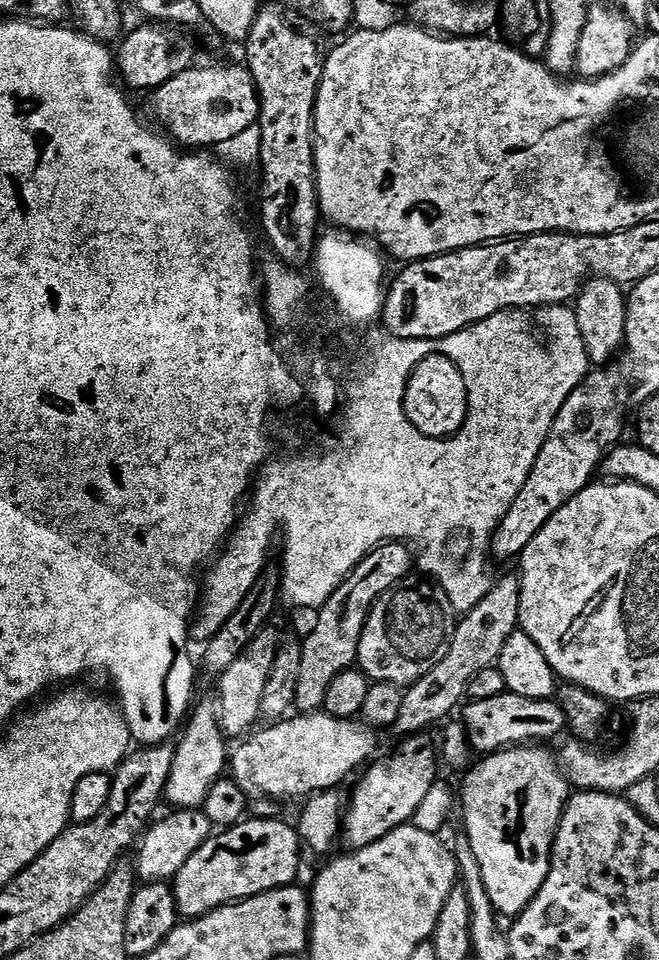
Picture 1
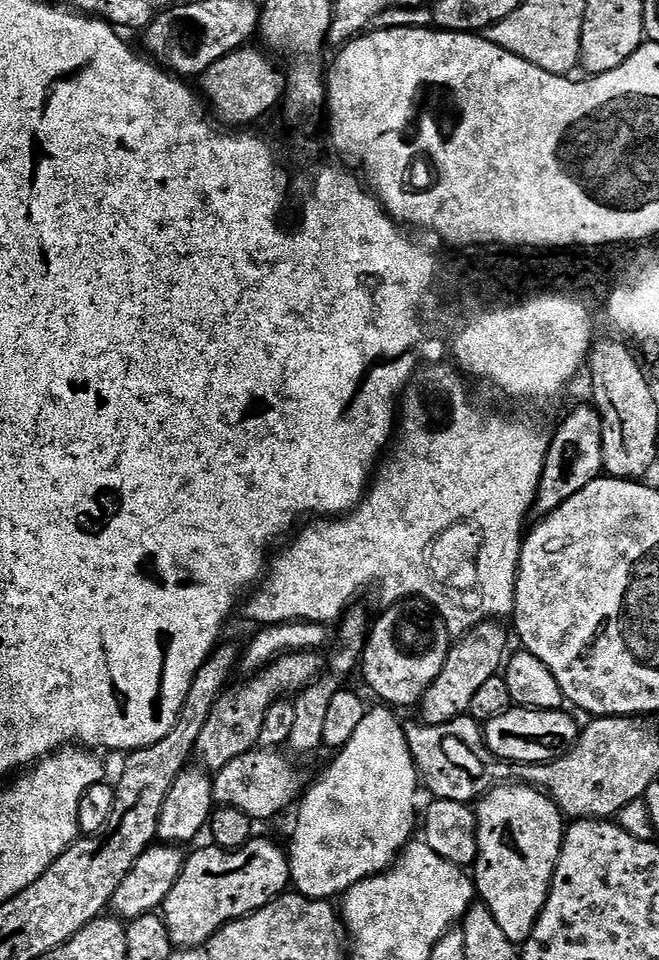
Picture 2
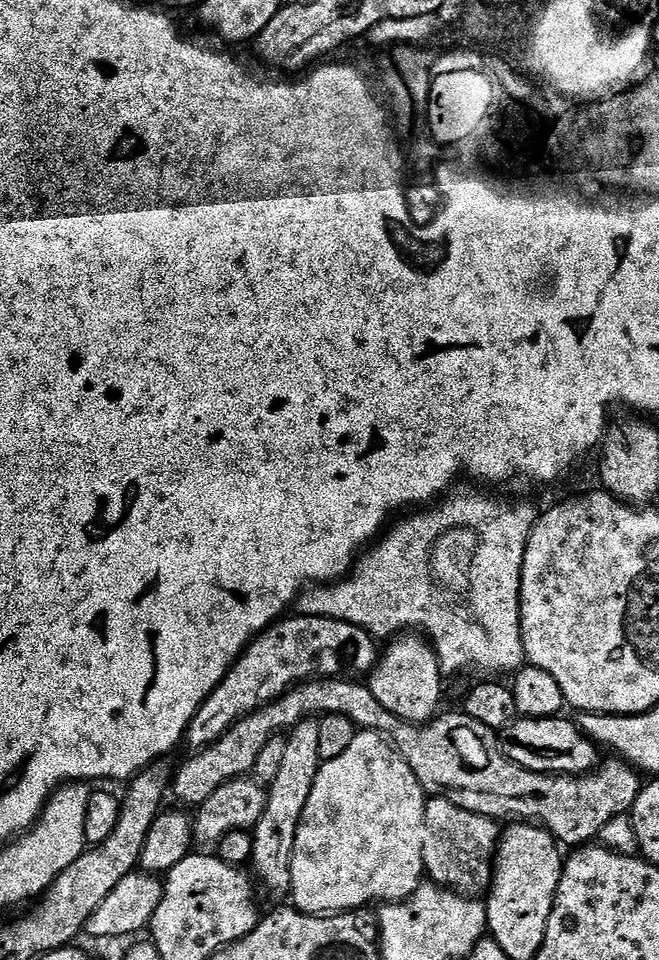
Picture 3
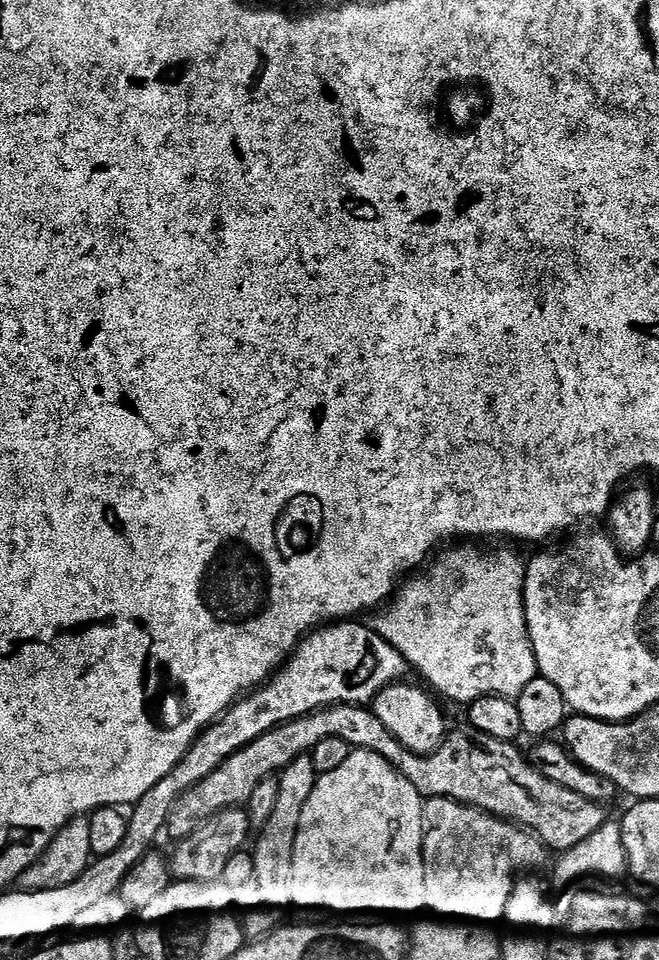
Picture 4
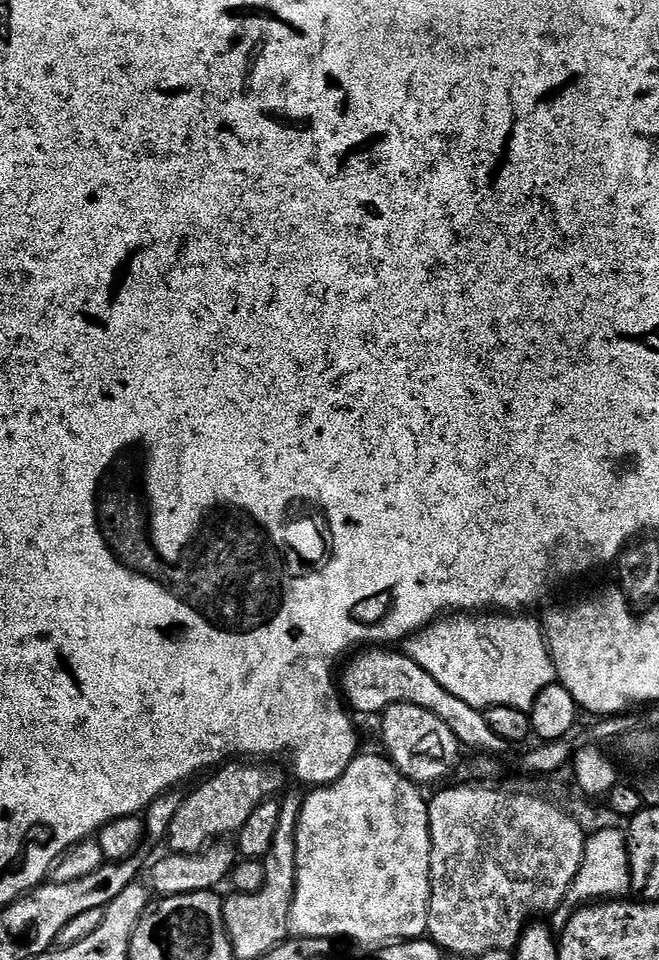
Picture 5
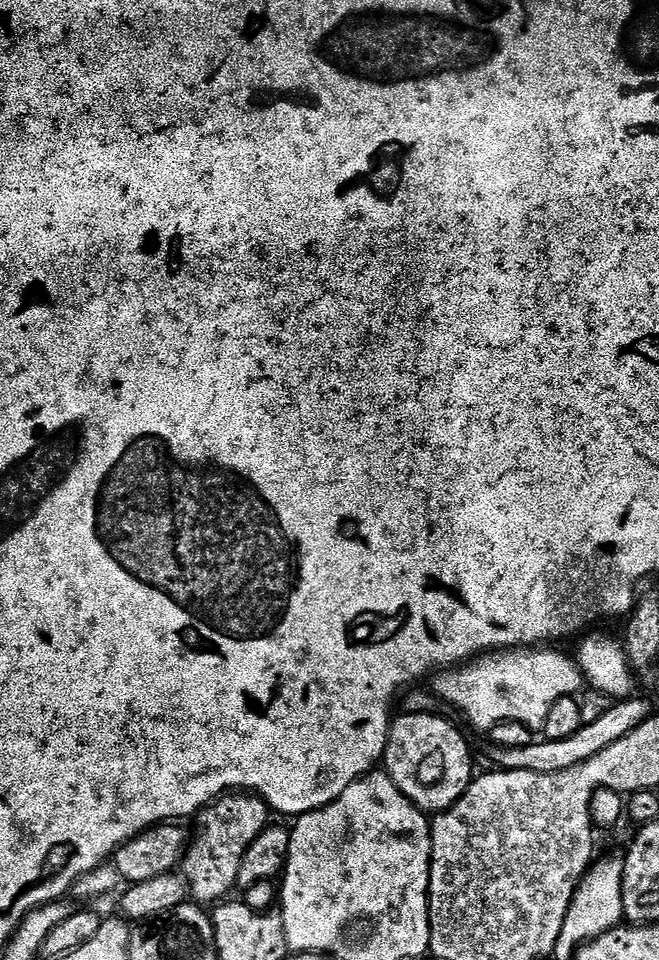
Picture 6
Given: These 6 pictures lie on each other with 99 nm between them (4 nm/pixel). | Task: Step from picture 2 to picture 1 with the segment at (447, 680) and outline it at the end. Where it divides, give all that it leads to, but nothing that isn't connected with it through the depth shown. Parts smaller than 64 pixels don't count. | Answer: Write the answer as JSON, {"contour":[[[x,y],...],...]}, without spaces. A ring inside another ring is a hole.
{"contour":[[[515,575],[504,576],[495,581],[486,598],[474,606],[474,610],[463,613],[459,617],[456,629],[450,642],[450,650],[446,650],[446,658],[434,666],[413,684],[407,685],[402,698],[402,710],[398,710],[398,718],[394,725],[401,737],[423,733],[431,724],[439,720],[447,721],[452,711],[465,703],[470,686],[470,678],[481,670],[493,667],[502,654],[502,646],[506,646],[506,638],[518,630],[520,622],[520,581]]]}

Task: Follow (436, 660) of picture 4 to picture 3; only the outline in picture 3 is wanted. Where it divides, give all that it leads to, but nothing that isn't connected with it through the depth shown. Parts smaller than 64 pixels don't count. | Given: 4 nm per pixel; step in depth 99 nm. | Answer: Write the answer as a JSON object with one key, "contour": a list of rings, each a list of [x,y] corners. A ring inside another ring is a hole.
{"contour":[[[455,492],[445,495],[439,502],[433,503],[423,510],[416,510],[408,514],[413,514],[413,516],[405,515],[400,518],[405,518],[405,520],[397,519],[395,521],[397,524],[394,525],[395,523],[393,523],[357,559],[349,575],[335,582],[329,582],[323,586],[316,586],[305,591],[298,601],[299,615],[325,616],[335,620],[345,620],[354,626],[366,629],[376,638],[381,638],[380,636],[392,638],[397,634],[407,633],[409,630],[419,630],[430,637],[430,643],[436,649],[436,656],[440,660],[441,673],[445,677],[452,676],[455,672],[468,671],[484,672],[480,674],[500,674],[496,672],[512,674],[525,667],[524,639],[522,638],[522,626],[520,625],[520,583],[522,582],[522,562],[526,558],[526,546],[530,542],[530,534],[536,525],[538,511],[536,512],[536,508],[532,504],[511,504],[508,500],[499,500],[496,496],[487,496],[484,492]]]}

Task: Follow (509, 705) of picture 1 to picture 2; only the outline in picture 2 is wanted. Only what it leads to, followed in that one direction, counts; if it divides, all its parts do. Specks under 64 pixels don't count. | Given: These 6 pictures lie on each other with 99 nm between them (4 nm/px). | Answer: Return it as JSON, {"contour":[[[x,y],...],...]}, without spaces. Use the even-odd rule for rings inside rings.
{"contour":[[[513,706],[486,721],[483,725],[484,741],[499,760],[509,765],[551,764],[561,756],[568,755],[580,739],[581,725],[579,723],[576,725],[576,720],[571,714],[573,715],[571,711],[559,708],[542,710]]]}

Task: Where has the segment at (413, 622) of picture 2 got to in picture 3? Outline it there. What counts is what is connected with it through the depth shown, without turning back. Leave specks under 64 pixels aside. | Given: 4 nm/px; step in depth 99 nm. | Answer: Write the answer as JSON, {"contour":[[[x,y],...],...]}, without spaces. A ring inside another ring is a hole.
{"contour":[[[400,634],[389,644],[392,645],[385,652],[383,649],[367,677],[368,689],[386,710],[390,710],[390,714],[398,714],[398,718],[411,724],[427,724],[441,711],[440,695],[444,692],[445,681],[436,649],[420,634]]]}

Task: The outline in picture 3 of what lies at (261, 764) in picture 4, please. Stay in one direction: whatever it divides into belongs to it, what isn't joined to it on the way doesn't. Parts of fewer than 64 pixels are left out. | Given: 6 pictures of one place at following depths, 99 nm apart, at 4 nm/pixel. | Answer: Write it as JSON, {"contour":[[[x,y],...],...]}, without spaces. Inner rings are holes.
{"contour":[[[317,678],[289,688],[280,699],[250,713],[249,716],[243,716],[239,722],[222,734],[222,738],[218,738],[207,748],[199,749],[192,754],[196,756],[190,757],[177,772],[175,769],[170,780],[171,795],[173,797],[176,795],[184,804],[193,804],[193,806],[204,804],[206,798],[210,798],[210,794],[218,790],[218,786],[231,780],[247,777],[255,769],[258,754],[262,754],[262,746],[266,746],[270,738],[281,735],[285,730],[291,730],[298,722],[329,712],[350,717],[356,723],[357,729],[379,732],[387,737],[396,751],[404,757],[404,761],[412,767],[418,782],[429,797],[449,800],[462,806],[462,810],[491,816],[497,822],[504,822],[509,818],[515,818],[520,822],[539,822],[564,846],[567,844],[584,846],[595,841],[611,819],[631,813],[642,787],[641,773],[626,760],[605,759],[599,765],[598,771],[593,770],[581,776],[535,772],[524,768],[521,764],[515,764],[505,754],[501,737],[490,726],[482,726],[482,722],[474,722],[474,718],[470,718],[463,710],[448,713],[445,711],[429,720],[427,724],[411,724],[398,718],[398,714],[390,714],[390,710],[386,710],[386,706],[382,706],[378,698],[374,698],[367,683],[359,679]]]}

